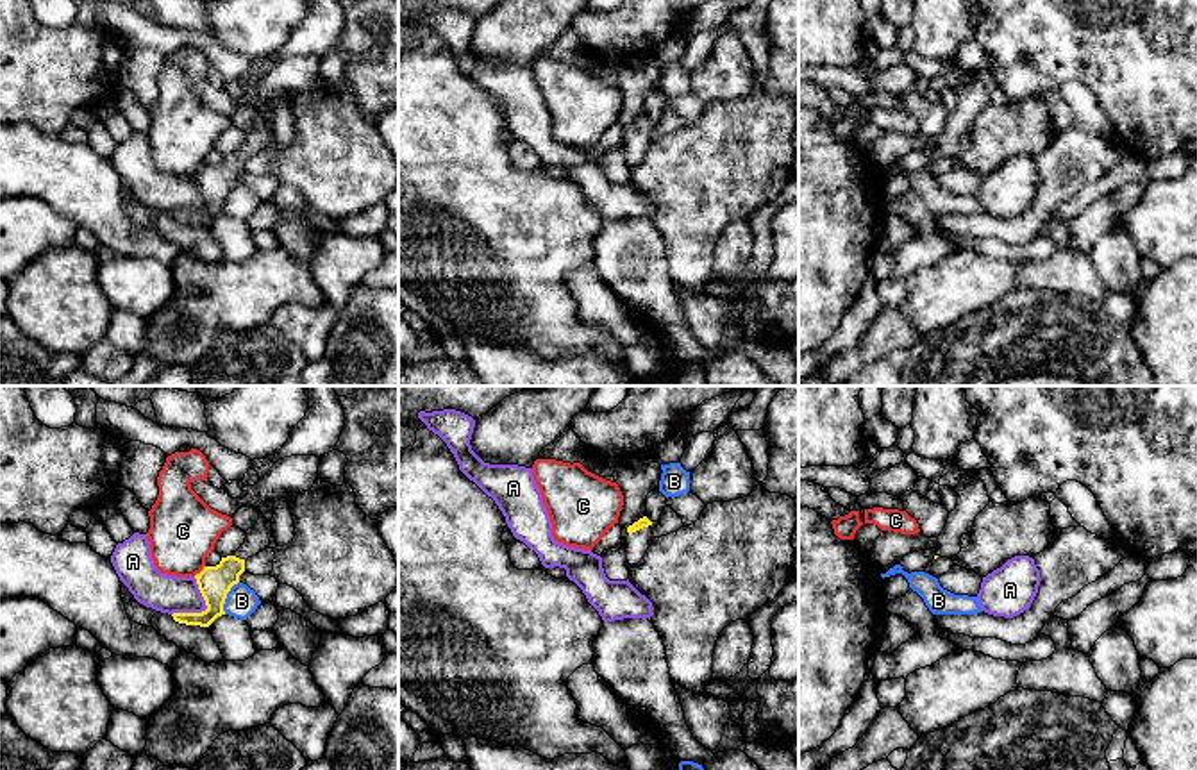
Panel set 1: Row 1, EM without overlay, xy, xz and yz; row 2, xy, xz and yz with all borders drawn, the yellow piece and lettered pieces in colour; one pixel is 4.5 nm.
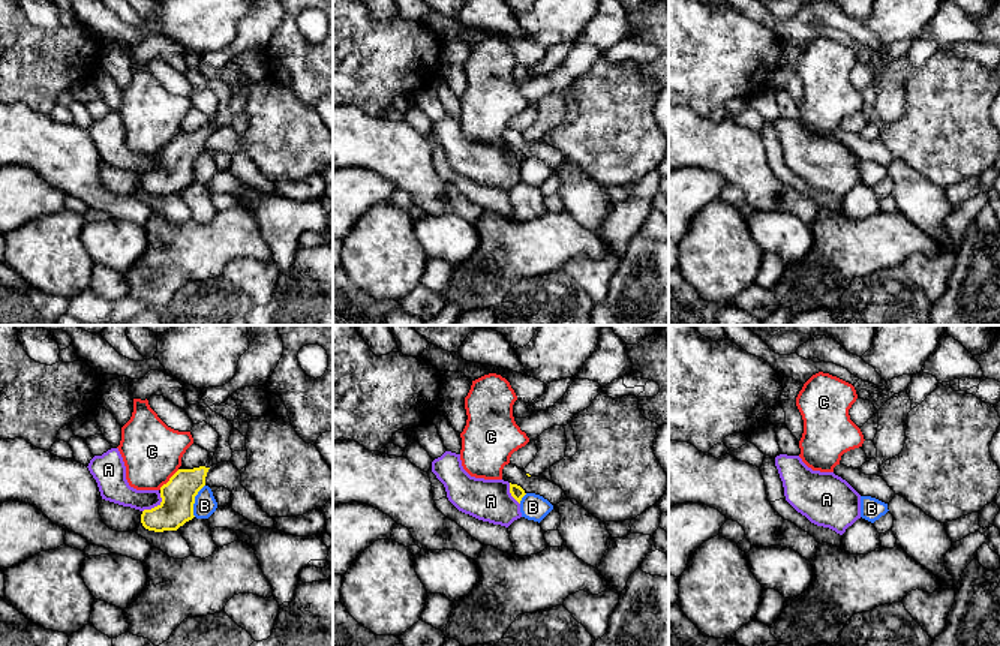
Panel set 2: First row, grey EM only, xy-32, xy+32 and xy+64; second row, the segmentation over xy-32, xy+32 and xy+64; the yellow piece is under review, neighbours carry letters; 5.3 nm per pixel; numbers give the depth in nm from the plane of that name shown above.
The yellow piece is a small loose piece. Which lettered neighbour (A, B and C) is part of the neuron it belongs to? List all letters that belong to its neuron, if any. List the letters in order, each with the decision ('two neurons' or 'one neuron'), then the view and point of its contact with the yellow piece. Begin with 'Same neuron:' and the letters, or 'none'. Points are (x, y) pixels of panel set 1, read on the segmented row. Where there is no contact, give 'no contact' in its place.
Same neuron: none
A: two neurons | xy (206, 610)
B: two neurons | xy (226, 597)
C: two neurons | xy (200, 572)

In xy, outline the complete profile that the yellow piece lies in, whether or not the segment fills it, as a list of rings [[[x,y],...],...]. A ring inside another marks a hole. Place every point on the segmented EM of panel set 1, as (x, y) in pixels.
[[[259,513],[257,523],[245,534],[245,543],[232,556],[222,557],[216,566],[204,566],[195,575],[207,609],[202,613],[173,613],[175,622],[209,627],[218,616],[225,615],[223,604],[227,593],[239,582],[239,575],[245,572],[245,561],[270,548],[272,522]]]

